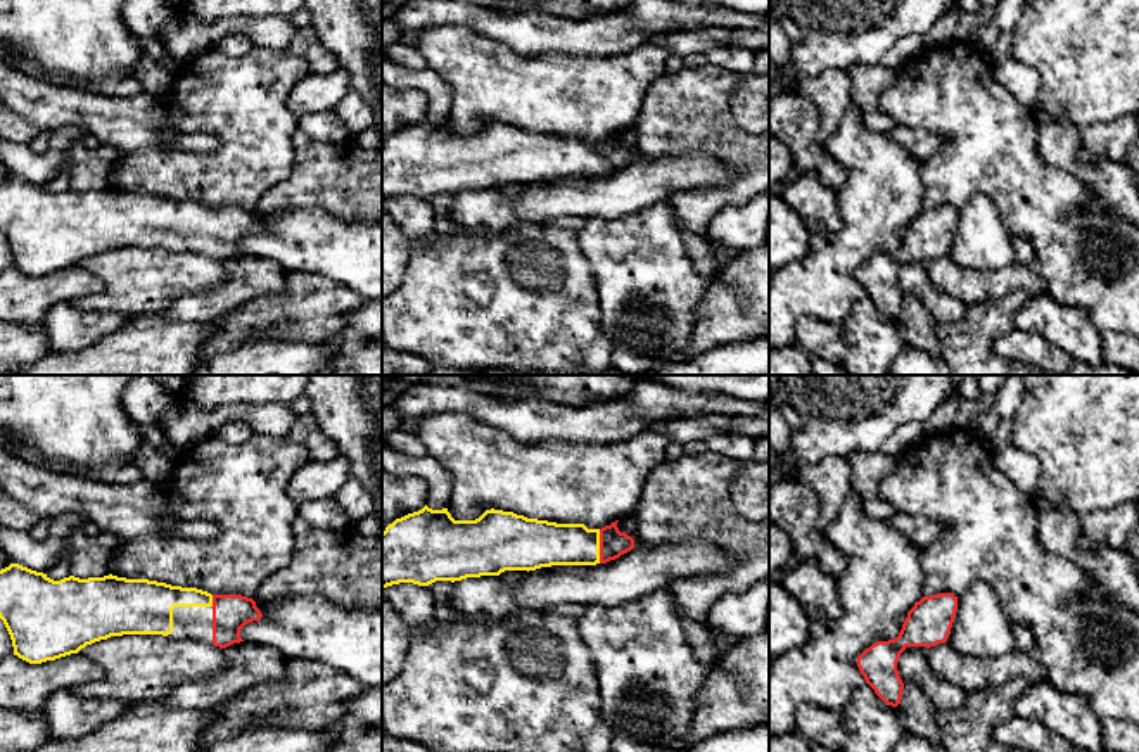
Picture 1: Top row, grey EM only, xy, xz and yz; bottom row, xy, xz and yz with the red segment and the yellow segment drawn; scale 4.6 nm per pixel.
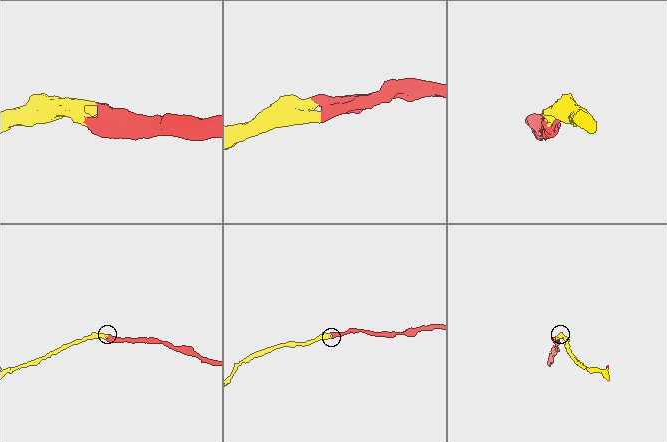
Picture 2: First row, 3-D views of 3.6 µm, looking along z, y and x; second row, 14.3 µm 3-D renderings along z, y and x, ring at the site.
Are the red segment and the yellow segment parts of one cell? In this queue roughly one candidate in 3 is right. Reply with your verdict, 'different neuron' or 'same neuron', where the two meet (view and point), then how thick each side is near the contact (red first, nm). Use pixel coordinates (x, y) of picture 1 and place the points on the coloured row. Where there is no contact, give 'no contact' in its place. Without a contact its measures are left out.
same neuron; contact xz (600, 547); calibres 130 and 200 nm

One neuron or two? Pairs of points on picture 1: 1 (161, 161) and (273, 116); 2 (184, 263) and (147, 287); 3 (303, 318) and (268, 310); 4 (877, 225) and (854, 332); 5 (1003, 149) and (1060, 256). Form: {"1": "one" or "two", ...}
{"1": "one", "2": "one", "3": "one", "4": "two", "5": "one"}

